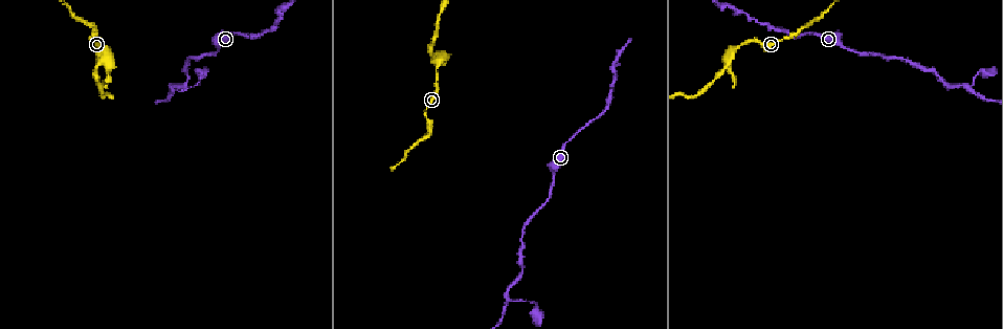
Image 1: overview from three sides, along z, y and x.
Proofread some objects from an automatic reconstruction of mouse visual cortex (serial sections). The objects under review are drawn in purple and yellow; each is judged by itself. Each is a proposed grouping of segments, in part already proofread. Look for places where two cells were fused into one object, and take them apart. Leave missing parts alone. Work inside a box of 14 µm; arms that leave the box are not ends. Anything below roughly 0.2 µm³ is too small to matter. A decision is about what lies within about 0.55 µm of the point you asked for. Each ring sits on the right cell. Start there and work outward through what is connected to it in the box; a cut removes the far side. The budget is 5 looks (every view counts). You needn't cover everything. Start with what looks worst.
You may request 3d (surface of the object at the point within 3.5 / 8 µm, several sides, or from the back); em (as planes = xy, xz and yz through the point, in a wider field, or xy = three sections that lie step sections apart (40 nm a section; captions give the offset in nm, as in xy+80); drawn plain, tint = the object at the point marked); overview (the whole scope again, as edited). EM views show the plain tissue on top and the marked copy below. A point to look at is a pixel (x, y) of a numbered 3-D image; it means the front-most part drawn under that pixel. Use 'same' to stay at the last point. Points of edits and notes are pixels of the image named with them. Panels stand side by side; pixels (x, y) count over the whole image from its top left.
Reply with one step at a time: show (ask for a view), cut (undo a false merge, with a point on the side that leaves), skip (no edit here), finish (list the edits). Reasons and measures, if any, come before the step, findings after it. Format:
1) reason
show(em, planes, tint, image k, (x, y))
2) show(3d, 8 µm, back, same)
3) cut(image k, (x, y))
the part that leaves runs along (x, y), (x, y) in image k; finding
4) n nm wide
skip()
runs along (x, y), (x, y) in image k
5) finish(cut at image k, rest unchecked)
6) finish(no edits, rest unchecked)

sharp bend
show(3d, 3.5 µm, image 1, (969, 89))

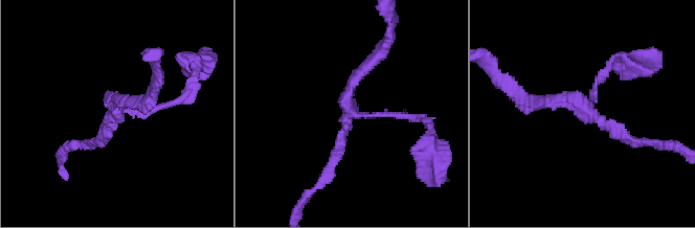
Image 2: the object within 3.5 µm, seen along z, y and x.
now the EM
show(em, xy, step 1, tint, image 2, (584, 105))

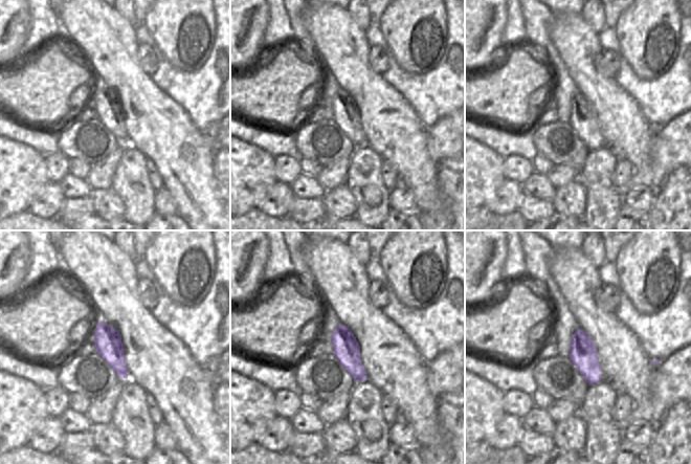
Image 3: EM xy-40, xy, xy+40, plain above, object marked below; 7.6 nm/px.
skip()
runs along (382, 54), (350, 86), (346, 108), (415, 118) in image 2; one cell here

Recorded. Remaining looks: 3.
sharp bend
show(3d, 8 µm, image 1, (94, 26))

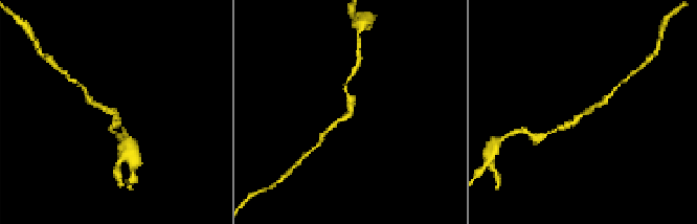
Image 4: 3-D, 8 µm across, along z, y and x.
show(em, xy, step 5, tint, image 4, (352, 115))

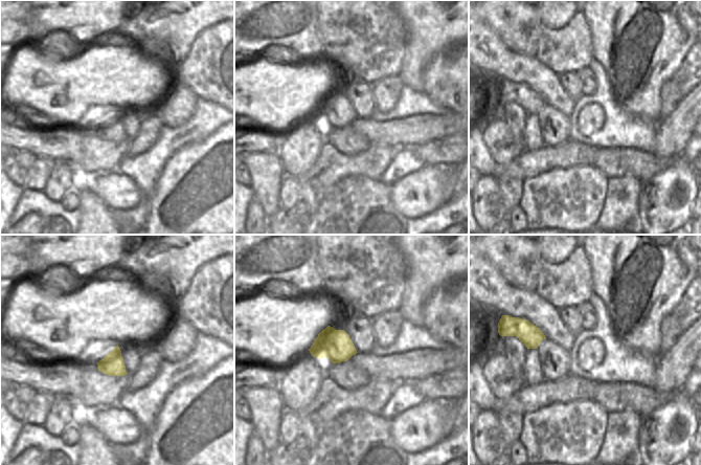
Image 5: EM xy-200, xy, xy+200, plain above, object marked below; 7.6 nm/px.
arms of 150, 200 nm
skip()
runs along (562, 127), (601, 105) in image 4; one cell here

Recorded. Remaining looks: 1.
finish(no edits, rest unchecked)

